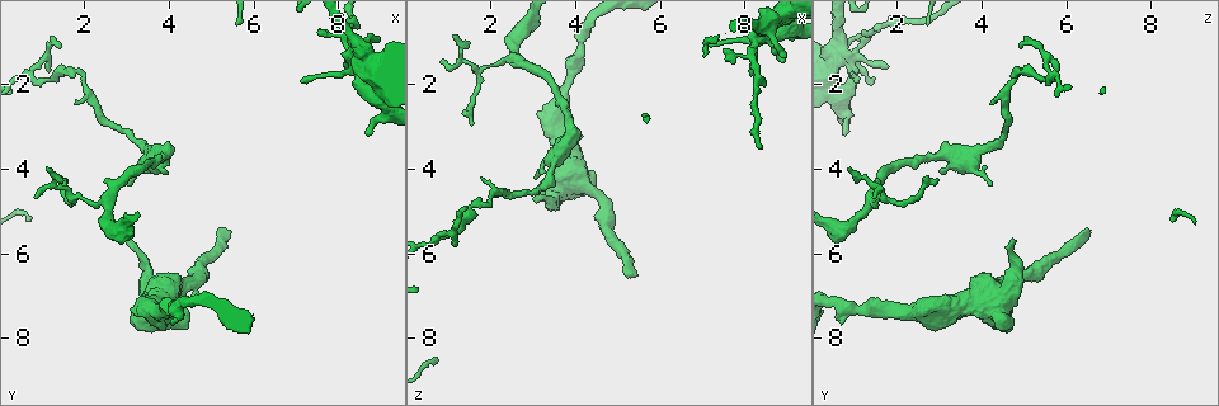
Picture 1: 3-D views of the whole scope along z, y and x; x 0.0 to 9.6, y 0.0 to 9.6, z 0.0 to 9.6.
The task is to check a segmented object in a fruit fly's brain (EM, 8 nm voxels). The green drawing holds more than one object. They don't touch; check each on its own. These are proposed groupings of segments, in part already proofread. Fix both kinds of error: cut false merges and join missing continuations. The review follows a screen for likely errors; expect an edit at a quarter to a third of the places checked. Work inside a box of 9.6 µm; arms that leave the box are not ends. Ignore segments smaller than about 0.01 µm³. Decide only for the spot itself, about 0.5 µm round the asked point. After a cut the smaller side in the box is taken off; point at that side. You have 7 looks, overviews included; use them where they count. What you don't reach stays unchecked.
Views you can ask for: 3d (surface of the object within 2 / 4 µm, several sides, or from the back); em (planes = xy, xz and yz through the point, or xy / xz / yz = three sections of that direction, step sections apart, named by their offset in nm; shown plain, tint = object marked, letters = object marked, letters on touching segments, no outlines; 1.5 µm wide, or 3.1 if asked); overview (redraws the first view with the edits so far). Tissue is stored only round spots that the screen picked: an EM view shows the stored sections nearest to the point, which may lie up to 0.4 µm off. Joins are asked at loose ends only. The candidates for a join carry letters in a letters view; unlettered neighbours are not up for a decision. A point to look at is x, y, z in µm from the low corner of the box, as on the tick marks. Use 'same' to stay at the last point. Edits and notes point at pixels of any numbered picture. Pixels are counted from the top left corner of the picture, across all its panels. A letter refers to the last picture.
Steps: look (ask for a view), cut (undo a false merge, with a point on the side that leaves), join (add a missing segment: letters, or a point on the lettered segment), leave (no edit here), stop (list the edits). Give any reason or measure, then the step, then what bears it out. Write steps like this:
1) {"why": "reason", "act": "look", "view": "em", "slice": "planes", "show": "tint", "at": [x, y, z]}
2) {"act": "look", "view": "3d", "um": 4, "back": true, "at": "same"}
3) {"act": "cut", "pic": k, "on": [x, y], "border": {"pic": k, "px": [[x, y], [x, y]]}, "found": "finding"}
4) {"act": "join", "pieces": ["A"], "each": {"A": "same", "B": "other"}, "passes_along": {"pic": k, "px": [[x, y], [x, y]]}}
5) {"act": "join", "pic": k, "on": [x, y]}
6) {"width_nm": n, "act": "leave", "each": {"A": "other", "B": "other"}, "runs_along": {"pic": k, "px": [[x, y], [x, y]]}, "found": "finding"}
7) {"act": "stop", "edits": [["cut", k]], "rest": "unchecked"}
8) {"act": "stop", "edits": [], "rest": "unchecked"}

{"why": "side arm on a straight run", "act": "look", "view": "em", "slice": "xz", "step": 4, "show": "tint", "at": [8.45, 1.50, 0.90]}

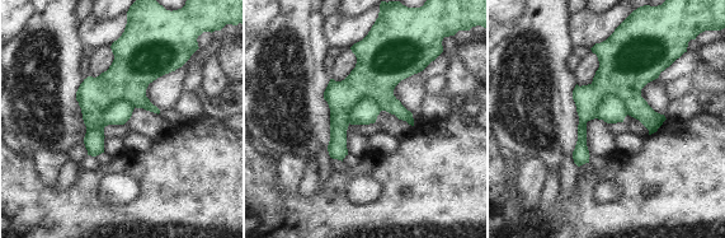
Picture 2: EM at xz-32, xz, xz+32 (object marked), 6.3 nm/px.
{"why": "another direction", "act": "look", "view": "em", "slice": "planes", "show": "letters", "at": "same"}

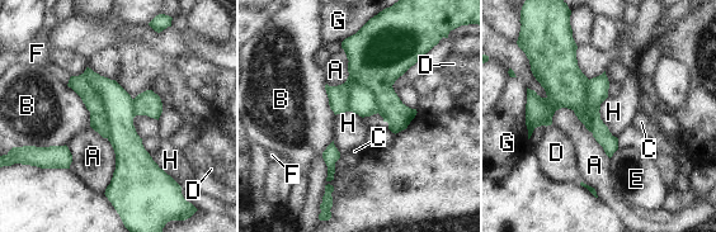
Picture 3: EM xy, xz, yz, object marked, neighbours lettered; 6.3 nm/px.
{"width_nm": 220, "act": "cut", "pic": 3, "on": [118, 104], "each": {"A": "other", "B": "other", "C": "other", "D": "other", "E": "other", "F": "other", "G": "other", "H": "other"}, "border": {"pic": 3, "px": [[84, 72], [104, 108], [108, 137]]}, "found": "two cells meet here"}

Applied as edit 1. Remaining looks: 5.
{"act": "look", "view": "overview"}

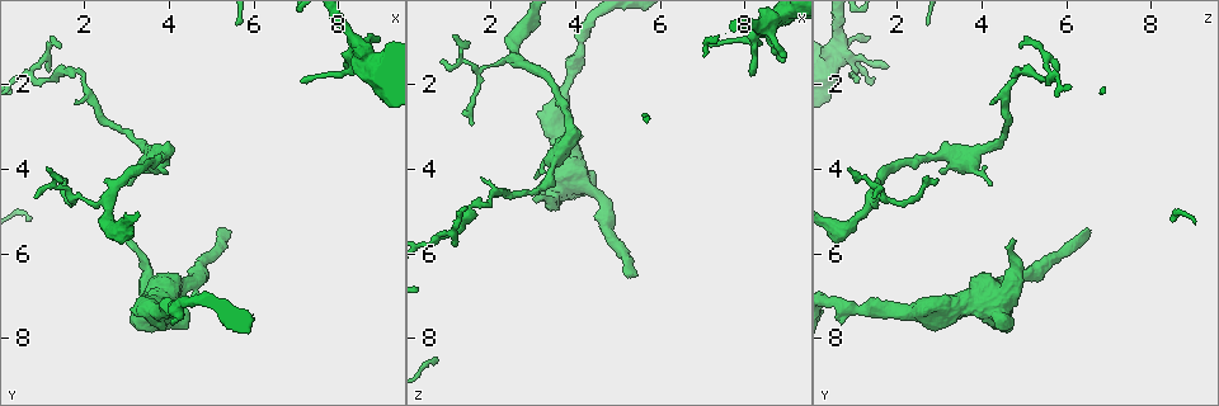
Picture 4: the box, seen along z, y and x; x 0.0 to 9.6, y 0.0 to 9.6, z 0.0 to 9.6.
{"why": "a narrow waist", "act": "look", "view": "3d", "um": 2, "at": [4.10, 7.30, 1.00]}

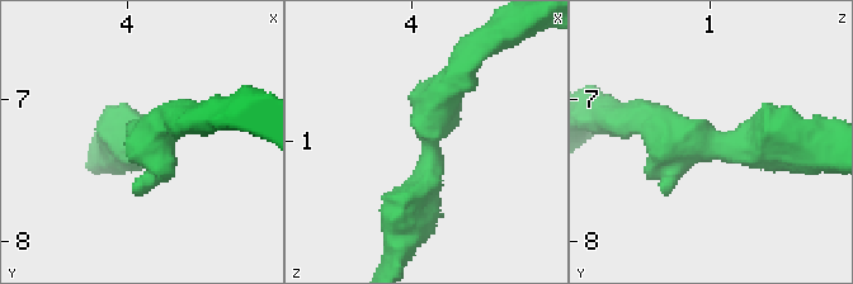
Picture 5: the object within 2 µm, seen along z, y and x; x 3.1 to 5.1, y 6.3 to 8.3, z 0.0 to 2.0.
{"arm_widths_nm": [220, 240], "why": "now the EM", "act": "look", "view": "em", "slice": "xz", "step": 8, "show": "tint", "at": [4.12, 7.34, 1.02]}

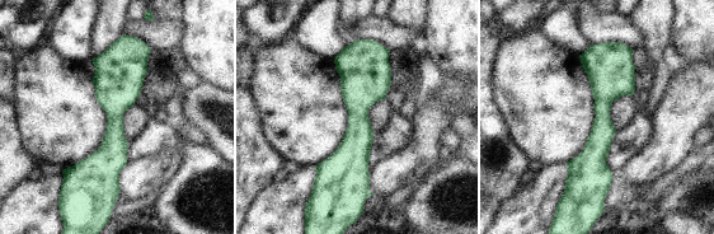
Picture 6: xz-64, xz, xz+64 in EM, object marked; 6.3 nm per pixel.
{"why": "another direction", "act": "look", "view": "em", "slice": "planes", "show": "letters", "at": "same"}

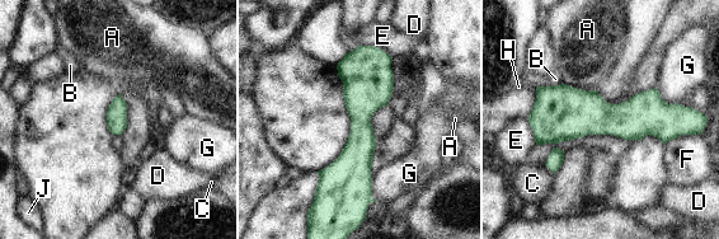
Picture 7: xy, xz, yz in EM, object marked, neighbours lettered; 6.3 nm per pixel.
{"width_nm": 130, "act": "leave", "each": {"A": "other", "B": "other", "C": "other", "D": "other", "E": "other", "F": "other", "G": "other", "H": "other", "J": "other"}, "runs_along": {"pic": 7, "px": [[371, 48], [353, 197]]}, "found": "all the same cell"}

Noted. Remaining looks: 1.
{"act": "stop", "edits": [["cut", 3]], "rest": "unchecked"}

